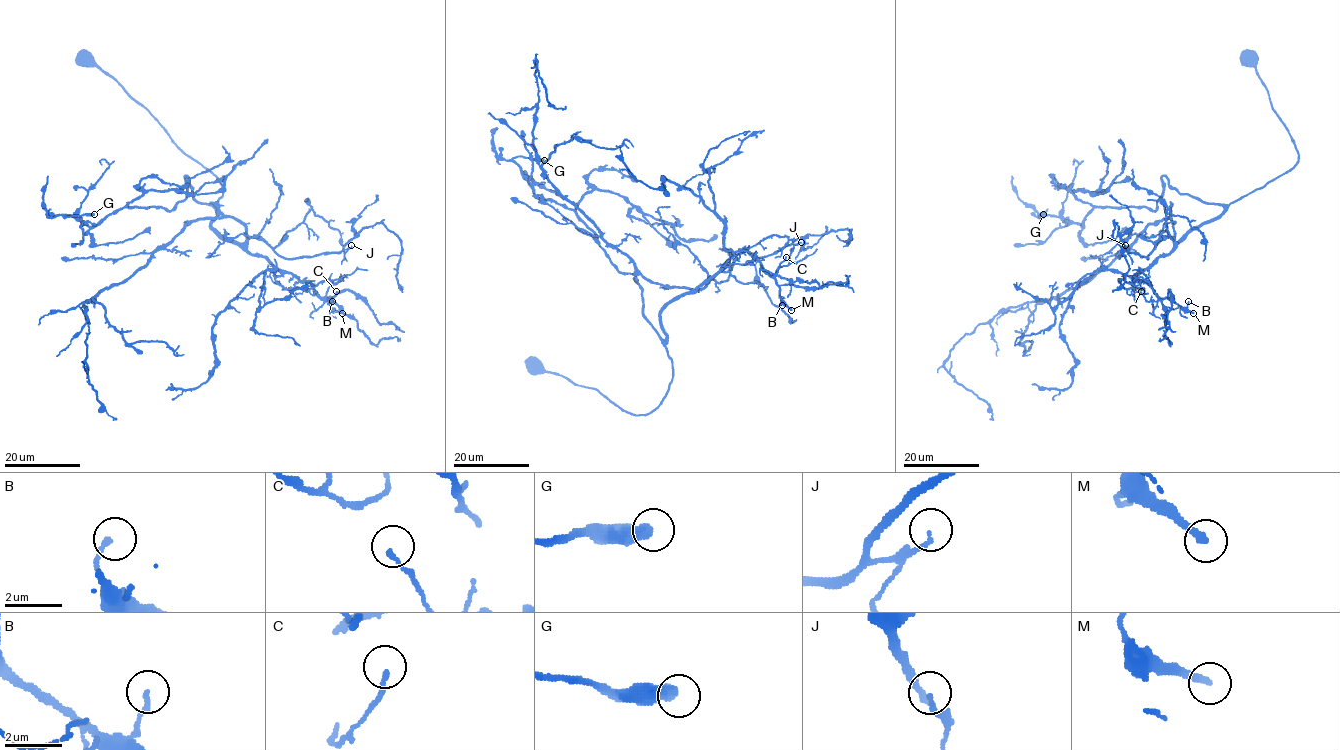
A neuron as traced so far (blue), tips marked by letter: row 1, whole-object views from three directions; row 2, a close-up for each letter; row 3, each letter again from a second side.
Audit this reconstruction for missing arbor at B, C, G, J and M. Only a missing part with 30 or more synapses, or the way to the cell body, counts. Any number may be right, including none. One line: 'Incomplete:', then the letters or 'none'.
Incomplete: J, M

